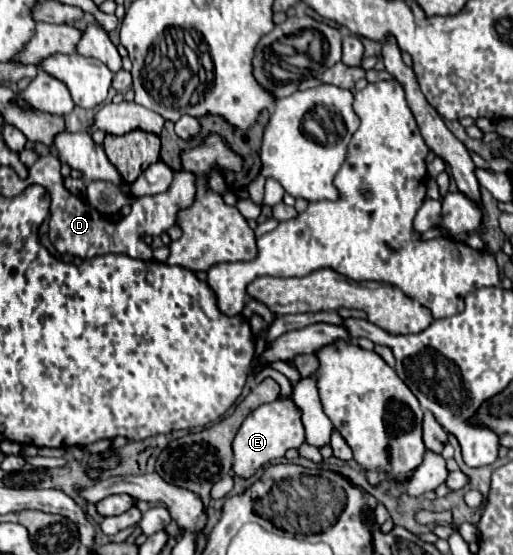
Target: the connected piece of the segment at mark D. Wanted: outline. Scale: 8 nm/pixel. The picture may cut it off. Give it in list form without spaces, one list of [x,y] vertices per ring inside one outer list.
[[[49,153],[47,157],[41,157],[35,161],[35,165],[29,169],[27,179],[23,179],[25,187],[29,185],[41,185],[47,189],[51,195],[51,209],[49,209],[49,239],[53,247],[63,255],[75,255],[75,257],[97,257],[105,253],[125,253],[129,257],[141,259],[141,261],[151,261],[153,259],[153,249],[143,241],[143,235],[161,235],[169,227],[177,225],[179,213],[183,209],[189,209],[195,203],[197,195],[197,181],[199,177],[191,171],[179,171],[175,173],[173,187],[165,191],[165,195],[149,195],[149,197],[139,197],[133,203],[133,209],[127,217],[123,217],[119,223],[113,223],[111,219],[99,215],[85,199],[69,193],[63,187],[63,177],[59,173],[59,159],[55,153]]]

